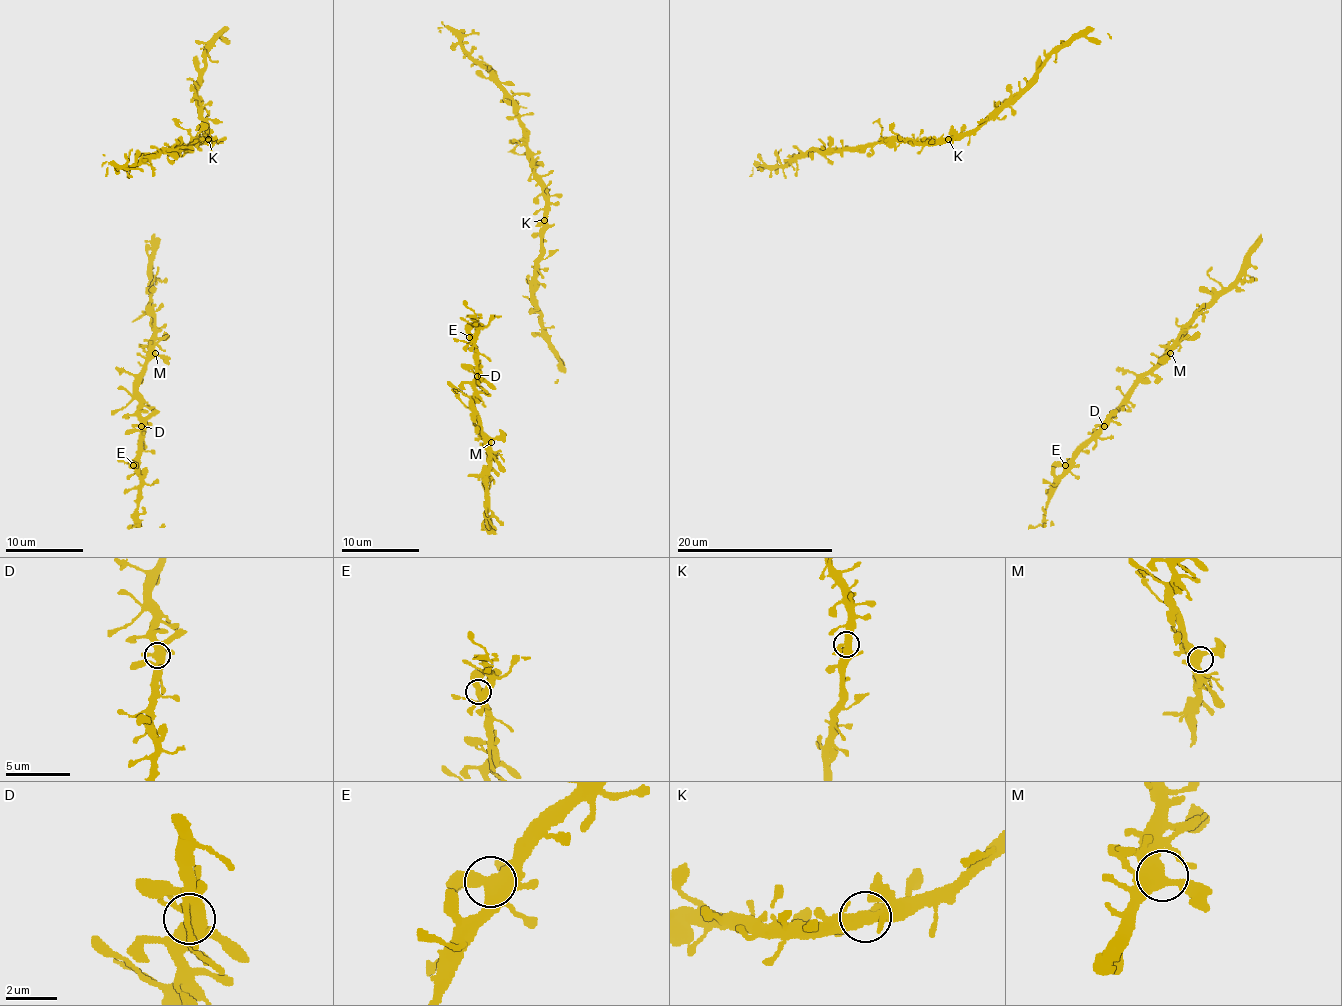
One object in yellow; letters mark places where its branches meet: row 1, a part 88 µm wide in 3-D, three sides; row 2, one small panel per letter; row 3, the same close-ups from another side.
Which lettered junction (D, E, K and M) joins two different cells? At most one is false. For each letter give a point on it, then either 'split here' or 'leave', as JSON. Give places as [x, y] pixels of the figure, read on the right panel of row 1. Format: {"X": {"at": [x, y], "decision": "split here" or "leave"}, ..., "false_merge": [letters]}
{"D": {"at": [1104, 426], "decision": "leave"}, "E": {"at": [1065, 465], "decision": "leave"}, "K": {"at": [948, 139], "decision": "leave"}, "M": {"at": [1170, 353], "decision": "leave"}, "false_merge": []}

